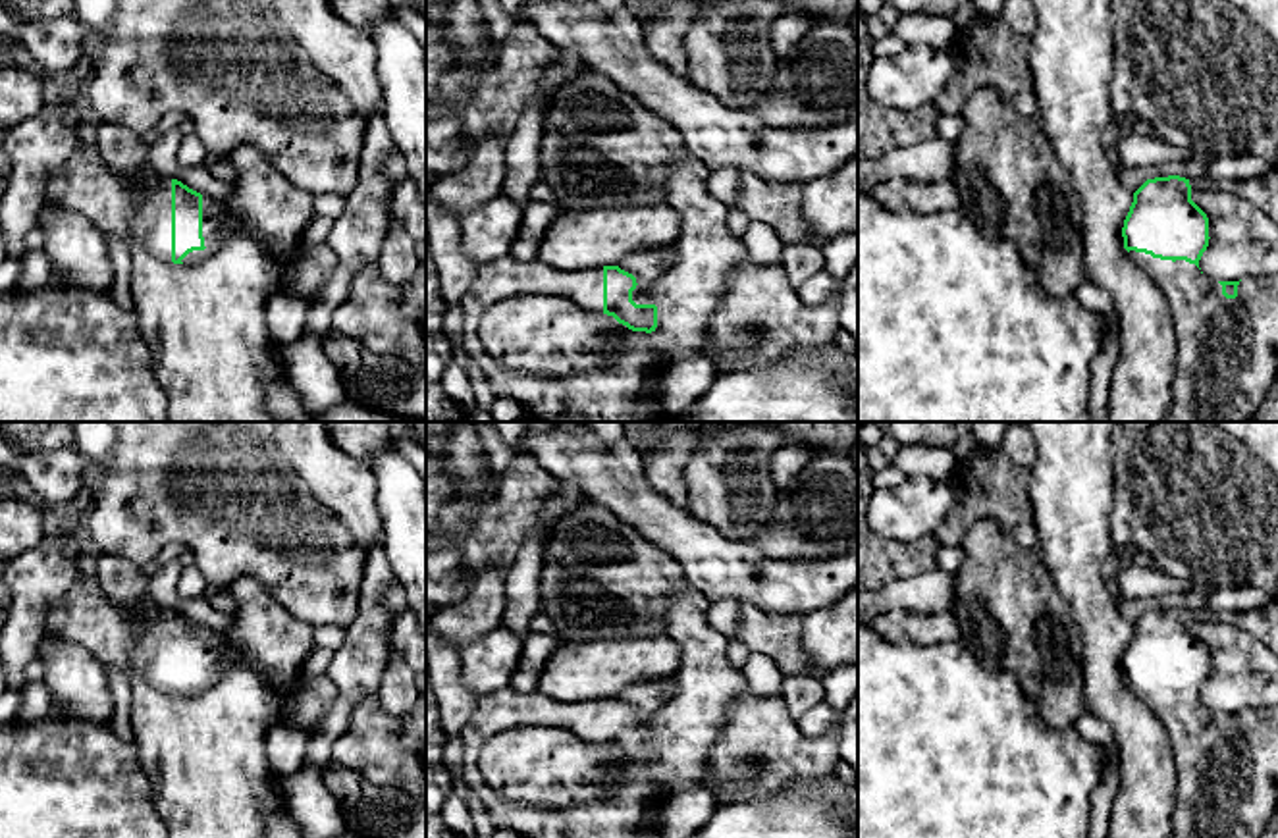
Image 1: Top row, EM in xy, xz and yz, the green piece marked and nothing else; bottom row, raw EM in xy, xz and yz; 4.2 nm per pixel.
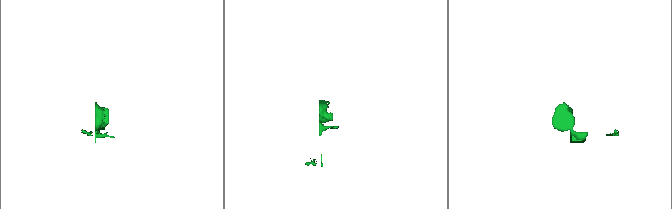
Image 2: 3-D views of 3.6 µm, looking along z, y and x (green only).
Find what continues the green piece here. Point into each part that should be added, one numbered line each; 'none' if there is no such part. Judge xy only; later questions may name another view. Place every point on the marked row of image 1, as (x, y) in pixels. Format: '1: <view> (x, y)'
1: xy (83, 183)

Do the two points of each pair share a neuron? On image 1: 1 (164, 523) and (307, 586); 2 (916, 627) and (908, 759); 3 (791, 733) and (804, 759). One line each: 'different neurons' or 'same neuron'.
1: same neuron
2: different neurons
3: same neuron

